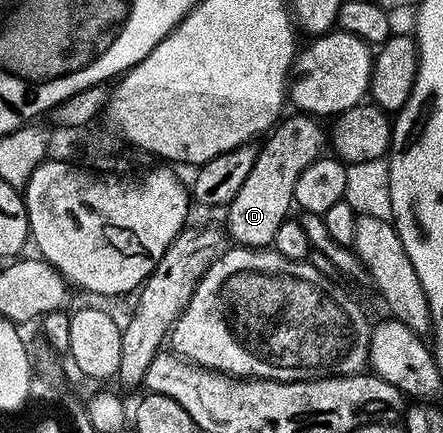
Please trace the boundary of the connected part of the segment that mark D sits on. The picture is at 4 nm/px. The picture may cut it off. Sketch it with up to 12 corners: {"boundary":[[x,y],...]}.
{"boundary":[[286,115],[227,205],[234,245],[267,248],[327,128]]}

